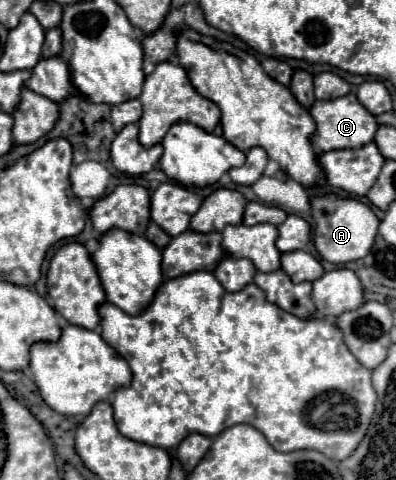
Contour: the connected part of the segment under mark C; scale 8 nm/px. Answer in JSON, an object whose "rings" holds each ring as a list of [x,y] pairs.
{"rings":[[[347,94],[341,98],[329,100],[329,102],[315,102],[309,112],[317,122],[317,132],[311,136],[311,142],[319,152],[343,150],[343,148],[361,148],[361,146],[373,142],[375,132],[379,128],[375,116],[359,104],[355,94]]]}

